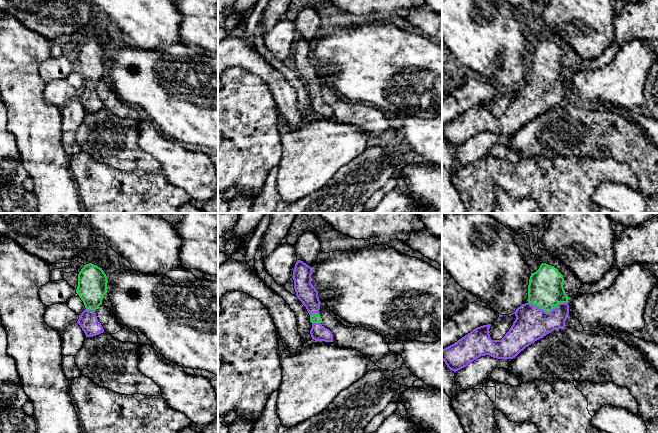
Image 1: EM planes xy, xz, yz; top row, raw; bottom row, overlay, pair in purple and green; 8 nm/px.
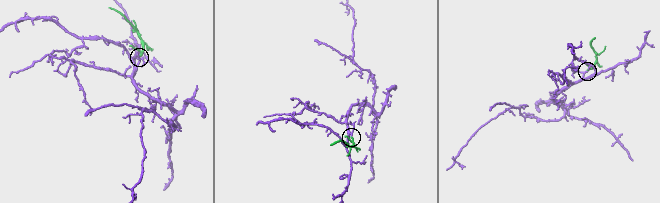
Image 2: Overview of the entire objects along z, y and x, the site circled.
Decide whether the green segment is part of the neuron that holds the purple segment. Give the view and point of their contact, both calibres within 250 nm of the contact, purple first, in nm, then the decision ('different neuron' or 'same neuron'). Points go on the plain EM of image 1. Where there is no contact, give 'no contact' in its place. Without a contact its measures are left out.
yz (546, 88) | 280/280 nm | same neuron

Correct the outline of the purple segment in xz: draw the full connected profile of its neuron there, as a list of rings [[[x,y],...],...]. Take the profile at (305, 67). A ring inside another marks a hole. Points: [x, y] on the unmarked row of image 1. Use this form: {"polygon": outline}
{"polygon": [[[297,36],[293,46],[294,65],[297,74],[306,83],[309,91],[312,104],[310,110],[315,117],[332,118],[332,108],[325,104],[322,99],[322,94],[319,90],[320,76],[318,67],[311,59],[312,43],[301,36]]]}

